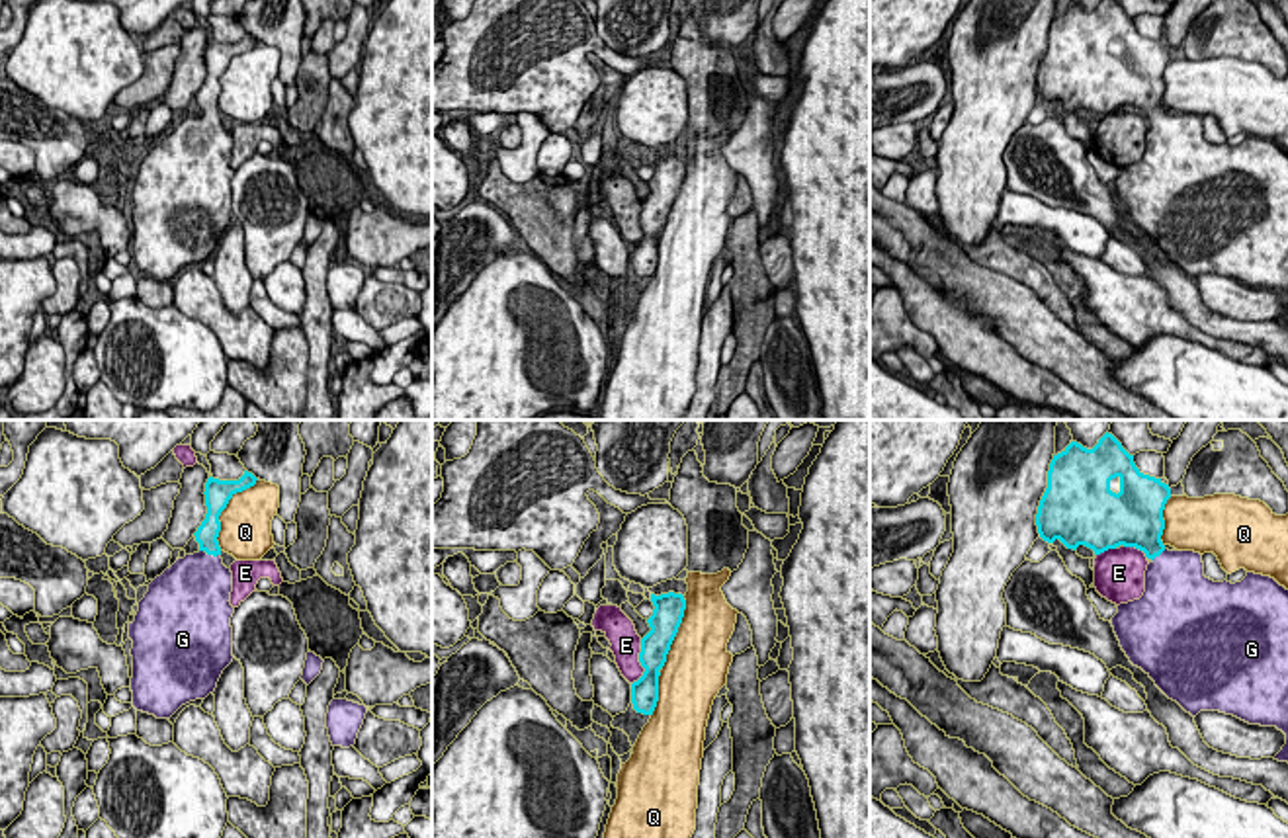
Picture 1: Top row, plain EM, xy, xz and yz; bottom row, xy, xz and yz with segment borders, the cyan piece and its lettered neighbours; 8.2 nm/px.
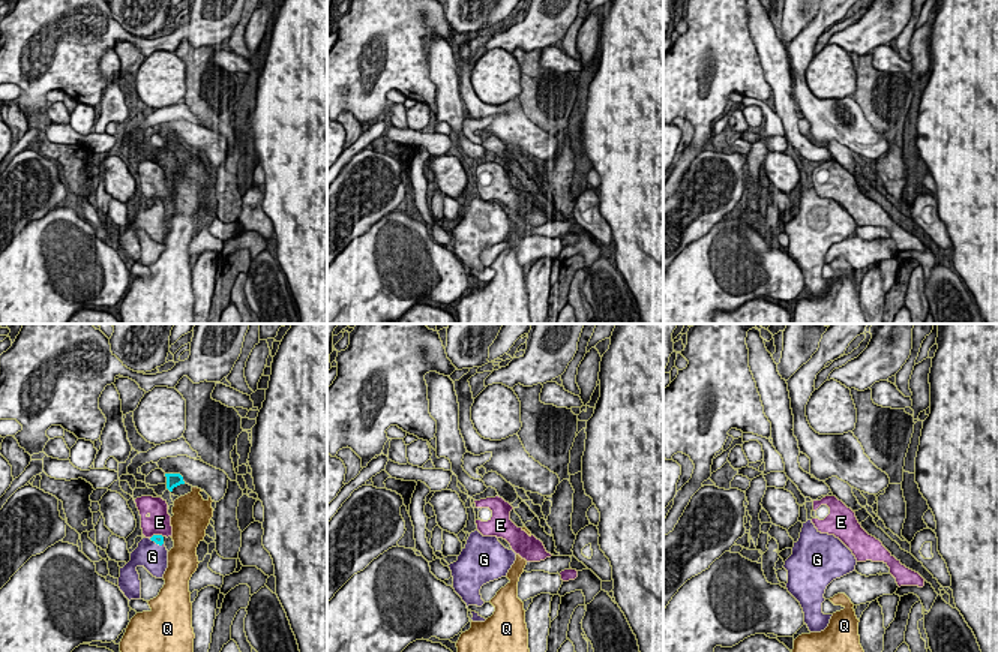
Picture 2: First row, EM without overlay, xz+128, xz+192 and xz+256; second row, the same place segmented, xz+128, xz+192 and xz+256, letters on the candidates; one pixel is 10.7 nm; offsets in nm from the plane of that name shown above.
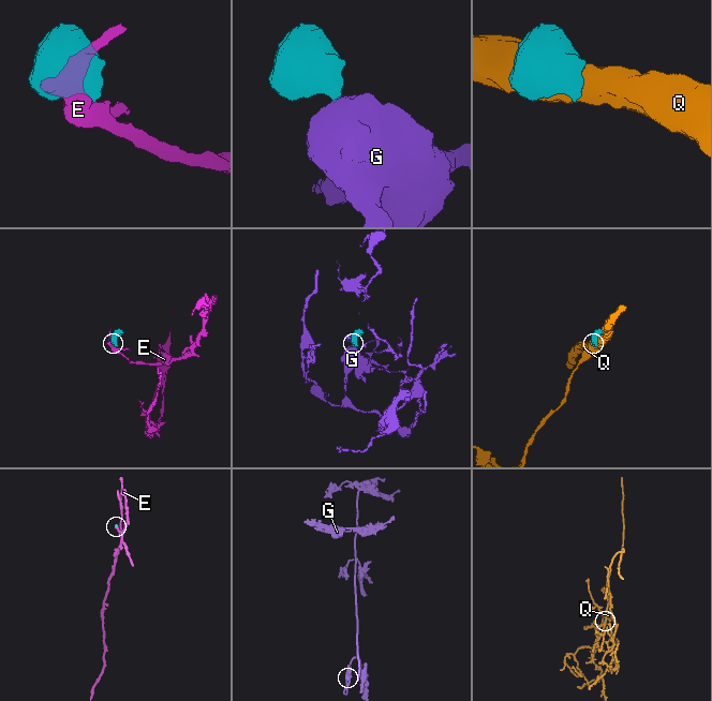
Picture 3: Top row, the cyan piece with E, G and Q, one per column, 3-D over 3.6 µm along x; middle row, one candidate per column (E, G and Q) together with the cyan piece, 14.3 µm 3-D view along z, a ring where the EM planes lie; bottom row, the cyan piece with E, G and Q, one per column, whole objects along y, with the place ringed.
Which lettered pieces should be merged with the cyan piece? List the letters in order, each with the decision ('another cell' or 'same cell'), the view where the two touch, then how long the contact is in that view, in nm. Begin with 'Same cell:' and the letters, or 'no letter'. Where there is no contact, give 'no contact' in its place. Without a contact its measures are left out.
Same cell: G
E: another cell; contact in xz; length 400 nm
G: same cell; contact in xy; length 180 nm
Q: another cell; contact in xy; length 650 nm

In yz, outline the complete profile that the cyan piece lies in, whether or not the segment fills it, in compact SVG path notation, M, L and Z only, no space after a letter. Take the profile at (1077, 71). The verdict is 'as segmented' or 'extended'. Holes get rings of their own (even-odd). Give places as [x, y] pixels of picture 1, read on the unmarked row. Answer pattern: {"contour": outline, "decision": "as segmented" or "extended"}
{"contour": "M1100 0L1093 12L1087 12L1077 4L1071 4L1061 16L1053 18L1050 25L1048 51L1038 68L1036 88L1044 104L1053 105L1055 102L1059 102L1067 111L1073 113L1079 107L1093 111L1095 117L1100 117L1108 111L1116 111L1120 107L1143 113L1145 119L1151 123L1145 133L1145 154L1139 162L1116 168L1118 176L1110 184L1120 203L1120 209L1130 221L1130 225L1141 230L1169 262L1177 264L1192 279L1196 279L1200 273L1220 273L1225 277L1233 277L1249 287L1276 289L1286 297L1286 307L1274 318L1274 322L1288 324L1288 152L1280 148L1274 141L1255 135L1247 135L1247 139L1235 147L1227 143L1214 145L1204 139L1204 125L1200 115L1169 113L1161 104L1165 92L1163 72L1169 61L1169 47L1165 47L1161 41L1143 37L1136 29L1134 18L1130 18L1116 0Z", "decision": "extended"}

